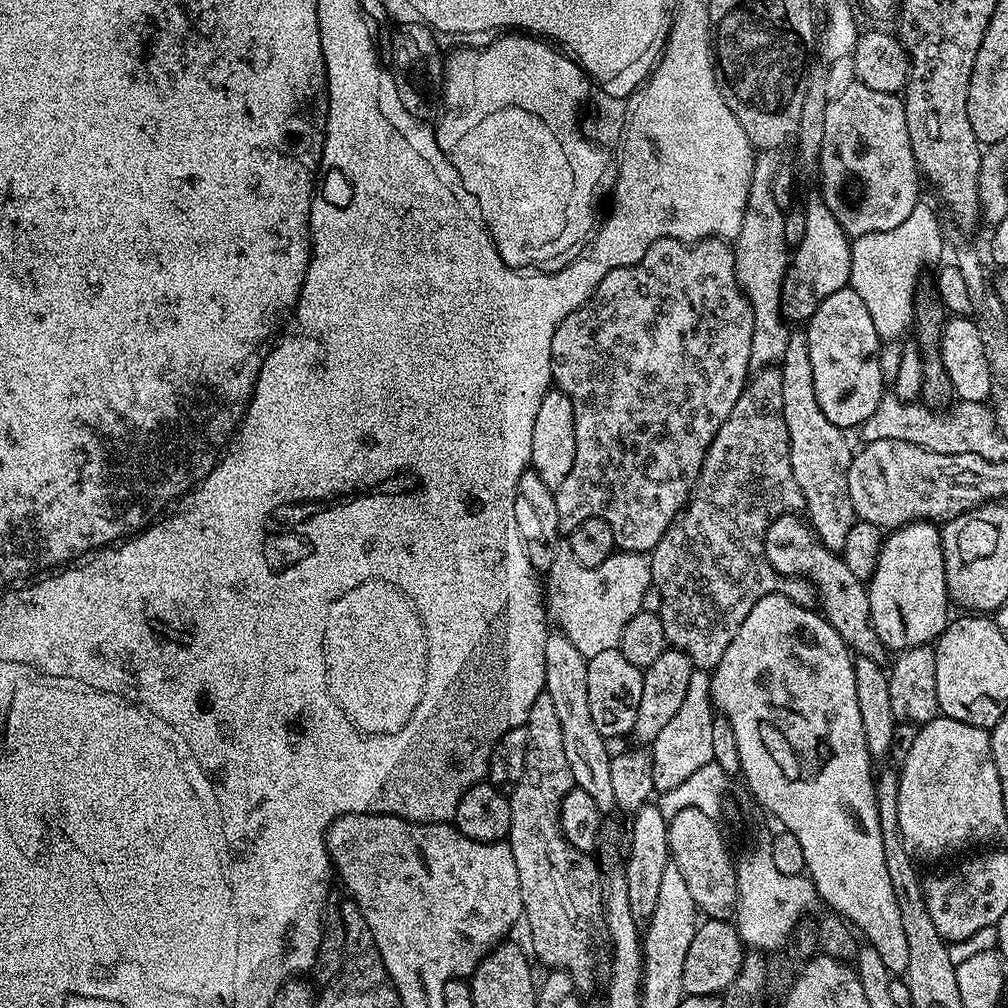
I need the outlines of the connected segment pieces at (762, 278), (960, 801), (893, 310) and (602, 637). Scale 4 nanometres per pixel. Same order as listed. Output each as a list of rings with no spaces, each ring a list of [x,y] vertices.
[[[776,150],[757,151],[754,178],[750,178],[750,198],[746,198],[746,214],[742,218],[742,230],[734,237],[736,280],[744,289],[744,294],[754,310],[754,338],[750,362],[756,370],[767,368],[781,359],[790,333],[780,306],[784,275],[788,273],[790,244],[788,248],[788,236],[784,233],[785,209],[780,208],[778,202],[774,202],[774,174],[778,174],[782,167],[780,155]]]
[[[937,714],[929,724],[919,725],[919,730],[918,738],[914,738],[914,746],[910,749],[910,754],[906,754],[906,762],[902,765],[900,789],[898,790],[898,822],[904,845],[908,847],[908,851],[917,861],[923,862],[923,860],[936,860],[939,856],[954,851],[955,848],[966,847],[967,844],[980,844],[983,840],[994,839],[1004,828],[1006,813],[1002,810],[1002,786],[998,782],[998,766],[994,766],[992,737],[989,729],[970,726],[966,722],[958,722],[949,716]]]
[[[921,202],[914,206],[914,214],[910,214],[910,218],[902,222],[902,226],[857,236],[851,241],[851,245],[850,286],[856,291],[858,298],[866,302],[866,310],[870,310],[870,318],[874,318],[874,330],[878,330],[881,341],[895,341],[907,328],[909,331],[913,327],[918,303],[916,283],[919,282],[924,267],[932,263],[935,265],[944,252],[940,222],[932,213],[931,206],[927,202]]]
[[[566,542],[561,543],[559,552],[546,573],[546,611],[549,621],[567,636],[574,647],[587,659],[592,659],[604,650],[619,647],[622,631],[634,614],[643,609],[642,597],[652,584],[652,559],[647,553],[616,552],[597,568],[586,567],[574,557]]]

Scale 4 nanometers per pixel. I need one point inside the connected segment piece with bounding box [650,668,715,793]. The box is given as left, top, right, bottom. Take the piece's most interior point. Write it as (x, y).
(684, 745)

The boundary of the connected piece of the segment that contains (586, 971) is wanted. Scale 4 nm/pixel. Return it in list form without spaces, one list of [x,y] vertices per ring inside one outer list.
[[[543,691],[538,698],[533,700],[534,706],[530,706],[530,714],[526,717],[526,770],[522,770],[522,778],[519,784],[515,785],[510,792],[510,830],[508,831],[506,842],[514,854],[514,866],[518,866],[518,886],[522,890],[522,906],[524,907],[522,920],[525,925],[528,923],[528,936],[532,939],[531,955],[537,961],[540,959],[545,964],[545,969],[569,972],[574,978],[576,987],[581,990],[587,990],[592,984],[592,971],[596,968],[596,956],[592,953],[592,947],[596,944],[596,927],[601,927],[602,917],[605,915],[604,896],[601,892],[601,886],[594,886],[594,870],[600,870],[600,866],[589,853],[583,852],[582,849],[570,843],[564,837],[564,831],[560,828],[560,807],[566,798],[566,794],[574,786],[570,765],[566,760],[566,753],[563,749],[562,725],[558,722],[557,709],[550,694]]]

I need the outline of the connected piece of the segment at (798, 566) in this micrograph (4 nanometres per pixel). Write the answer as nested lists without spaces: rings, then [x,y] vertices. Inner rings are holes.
[[[795,513],[780,515],[767,528],[767,534],[764,536],[764,553],[773,571],[782,576],[787,574],[810,576],[820,596],[821,613],[834,626],[849,649],[857,655],[870,658],[876,664],[889,663],[889,649],[881,642],[872,627],[870,600],[865,581],[851,573],[841,555],[824,547],[812,526],[803,517]]]

